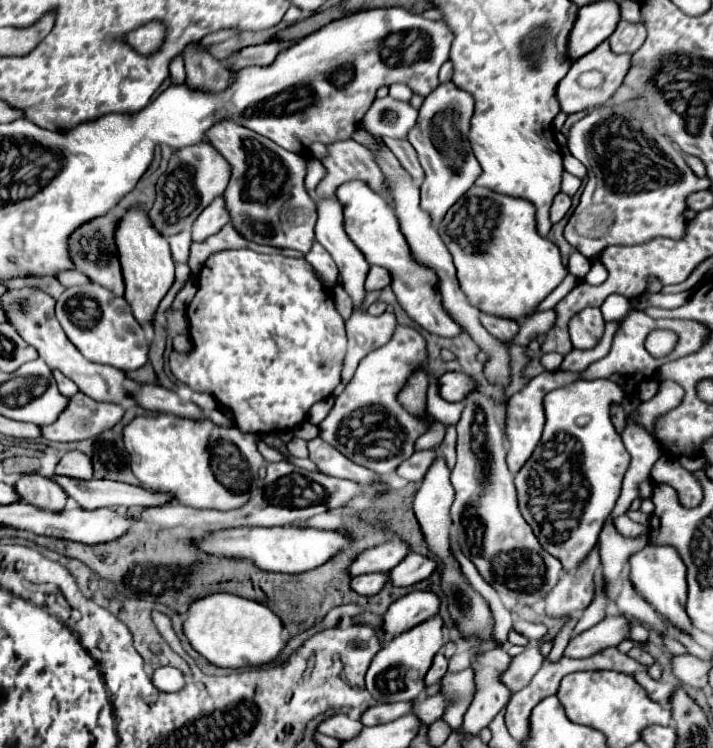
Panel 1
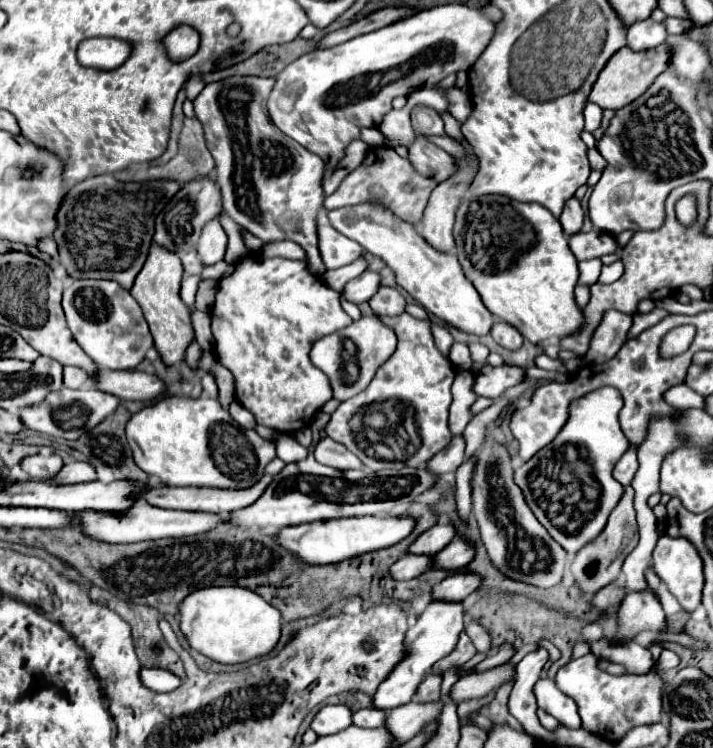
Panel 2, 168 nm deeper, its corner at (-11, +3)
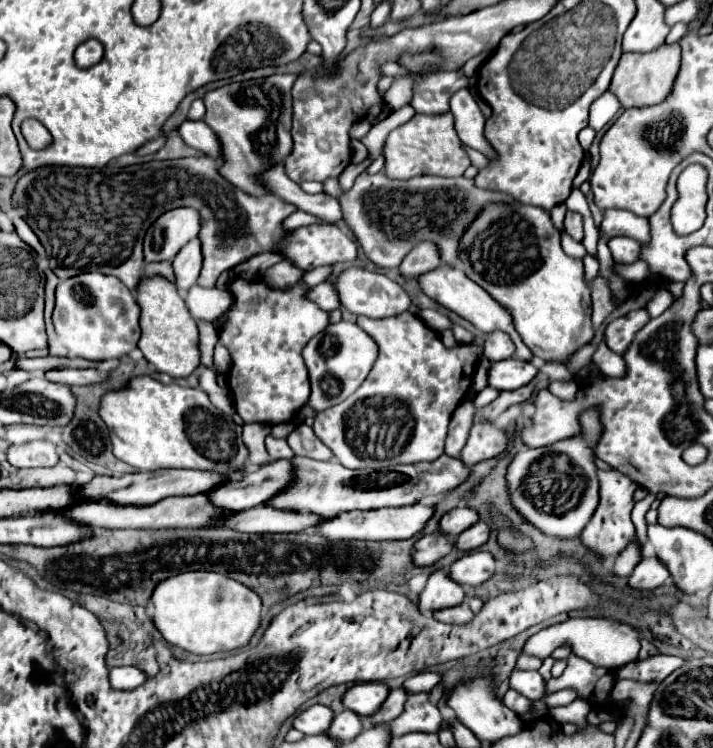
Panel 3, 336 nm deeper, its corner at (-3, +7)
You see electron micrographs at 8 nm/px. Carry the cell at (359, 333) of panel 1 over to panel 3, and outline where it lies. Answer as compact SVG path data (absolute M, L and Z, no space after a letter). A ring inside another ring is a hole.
M339 321L339 323L331 323L325 331L317 333L303 349L303 359L311 379L309 405L317 411L325 411L347 399L365 381L377 355L379 355L379 347L375 339L371 339L371 335L367 335L357 323Z

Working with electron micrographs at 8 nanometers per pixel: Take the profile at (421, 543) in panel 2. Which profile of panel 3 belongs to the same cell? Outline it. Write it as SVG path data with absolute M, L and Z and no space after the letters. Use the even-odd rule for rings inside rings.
M457 507L457 509L451 509L449 513L445 513L441 517L441 523L439 523L439 531L443 531L443 535L451 535L451 537L457 537L461 531L465 531L469 525L473 525L475 521L479 521L479 515L477 511L469 509L469 507Z

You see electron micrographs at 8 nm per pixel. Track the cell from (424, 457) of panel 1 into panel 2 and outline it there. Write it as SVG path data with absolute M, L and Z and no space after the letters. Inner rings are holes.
M463 435L453 437L451 447L447 447L447 451L441 451L435 459L431 459L431 463L427 463L429 471L435 471L435 475L445 475L445 473L455 473L457 467L465 461L465 439Z

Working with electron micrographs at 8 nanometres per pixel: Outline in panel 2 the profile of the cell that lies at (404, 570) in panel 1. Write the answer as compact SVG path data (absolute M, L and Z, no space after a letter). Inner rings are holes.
M453 539L443 551L435 555L435 567L441 569L463 569L467 567L475 557L475 547L467 539Z

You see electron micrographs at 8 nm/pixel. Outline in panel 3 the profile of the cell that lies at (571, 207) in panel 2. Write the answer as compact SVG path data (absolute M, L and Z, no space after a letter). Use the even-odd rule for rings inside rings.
M567 211L567 215L565 215L565 231L573 239L581 241L583 239L583 217L579 213L575 213L575 211Z

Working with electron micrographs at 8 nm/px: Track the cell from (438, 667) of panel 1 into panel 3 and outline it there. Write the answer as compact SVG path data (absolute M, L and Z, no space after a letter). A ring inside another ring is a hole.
M395 687L391 689L387 703L383 703L383 707L369 719L371 723L391 723L395 717L399 717L405 711L405 701L407 701L409 693L403 687Z

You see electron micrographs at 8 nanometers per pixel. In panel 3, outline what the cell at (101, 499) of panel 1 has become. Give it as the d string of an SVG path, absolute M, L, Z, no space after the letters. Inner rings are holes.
M279 459L267 463L255 471L245 471L241 479L231 479L231 483L219 483L215 491L209 491L211 503L217 507L227 507L227 511L245 511L265 503L269 497L279 493L291 481L291 461Z

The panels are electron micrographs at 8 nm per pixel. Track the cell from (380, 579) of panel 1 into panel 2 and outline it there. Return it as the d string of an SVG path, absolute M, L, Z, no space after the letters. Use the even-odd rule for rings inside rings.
M405 555L403 559L399 559L393 567L391 567L391 575L397 581L407 581L413 577L419 577L421 573L425 573L429 567L433 565L433 557L431 555Z

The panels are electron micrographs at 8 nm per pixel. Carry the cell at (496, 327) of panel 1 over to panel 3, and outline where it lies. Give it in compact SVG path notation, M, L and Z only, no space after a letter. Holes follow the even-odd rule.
M493 331L487 335L485 339L485 349L483 349L485 357L489 361L501 361L501 359L509 359L515 353L515 345L511 341L511 337L503 331Z

